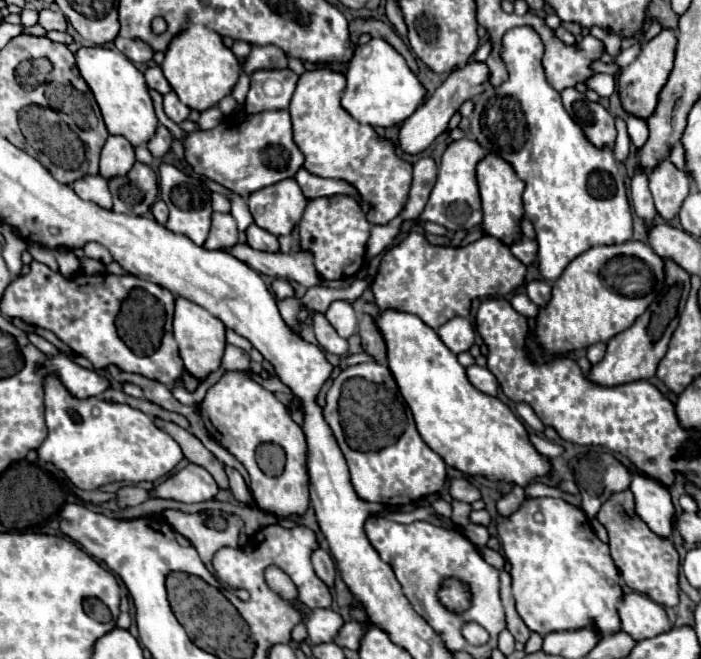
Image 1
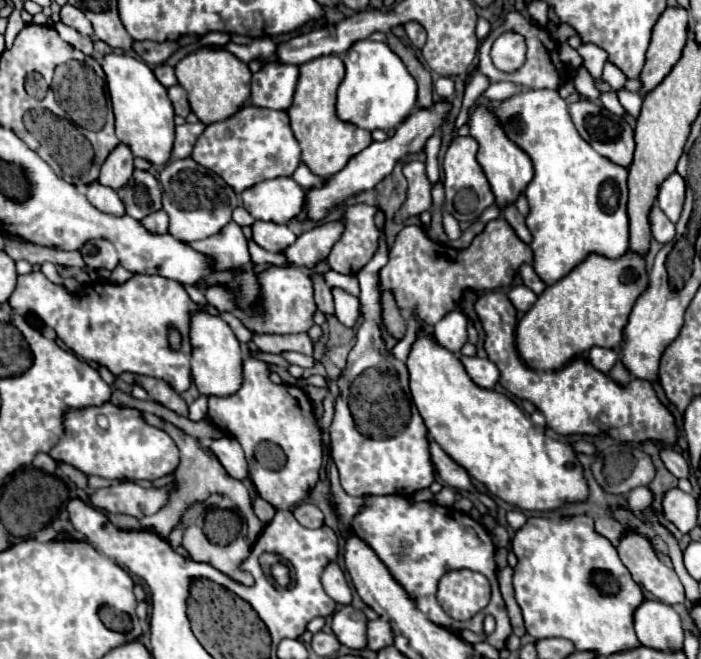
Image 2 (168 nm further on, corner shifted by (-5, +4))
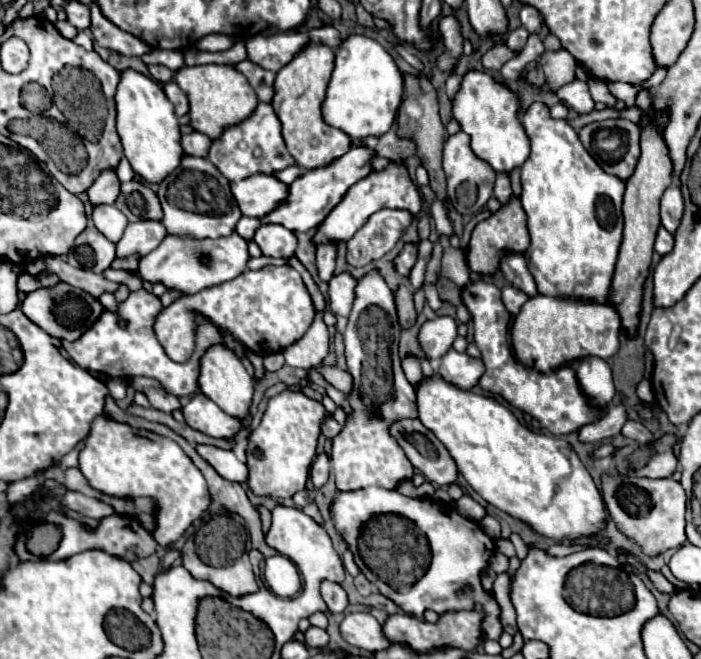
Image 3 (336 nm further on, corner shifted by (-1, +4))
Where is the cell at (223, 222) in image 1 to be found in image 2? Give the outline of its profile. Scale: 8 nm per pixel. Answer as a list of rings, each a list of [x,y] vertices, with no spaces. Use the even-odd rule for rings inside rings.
[[[230,221],[220,233],[190,243],[190,247],[208,259],[212,259],[212,269],[214,271],[228,271],[228,269],[238,269],[242,265],[250,263],[250,253],[248,253],[248,241],[242,233],[242,229]]]

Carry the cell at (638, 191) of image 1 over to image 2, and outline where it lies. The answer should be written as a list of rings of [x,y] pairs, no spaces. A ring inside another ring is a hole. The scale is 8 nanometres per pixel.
[[[652,207],[650,211],[650,225],[652,225],[652,235],[658,243],[666,245],[670,243],[670,239],[674,239],[674,225],[666,219],[666,215],[656,207]]]

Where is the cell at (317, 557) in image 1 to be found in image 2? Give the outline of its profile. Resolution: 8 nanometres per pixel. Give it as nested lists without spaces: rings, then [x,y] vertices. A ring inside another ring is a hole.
[[[330,563],[324,573],[322,573],[322,585],[324,591],[340,605],[350,605],[352,603],[352,591],[348,587],[348,581],[342,573],[342,569],[336,563]]]

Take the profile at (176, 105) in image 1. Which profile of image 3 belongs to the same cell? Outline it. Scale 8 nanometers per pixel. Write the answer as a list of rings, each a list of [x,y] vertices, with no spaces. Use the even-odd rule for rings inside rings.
[[[170,81],[170,83],[164,85],[164,93],[170,99],[170,103],[174,105],[174,111],[176,111],[178,117],[182,117],[182,115],[188,113],[188,99],[186,99],[184,91],[174,81]]]

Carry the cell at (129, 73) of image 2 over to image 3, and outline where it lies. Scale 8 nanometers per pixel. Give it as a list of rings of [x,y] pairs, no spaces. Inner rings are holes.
[[[136,69],[120,71],[120,83],[116,89],[116,131],[122,139],[124,155],[128,157],[132,169],[148,183],[160,183],[166,179],[184,155],[174,107],[170,107],[162,87],[152,77]]]

